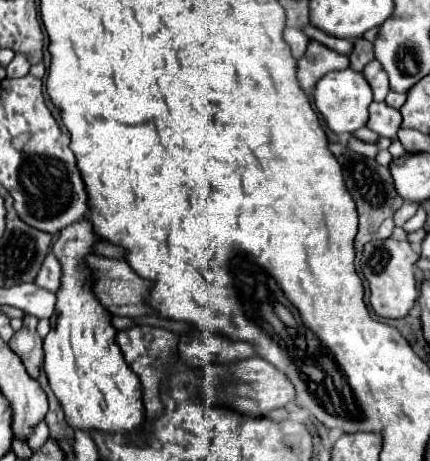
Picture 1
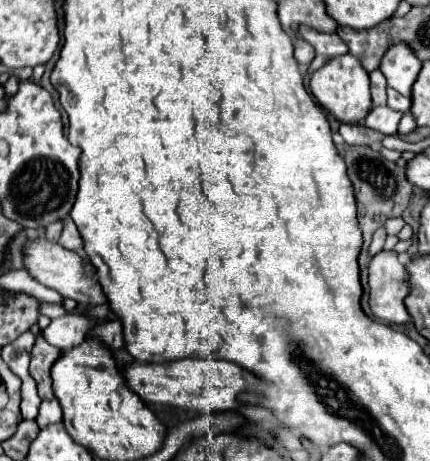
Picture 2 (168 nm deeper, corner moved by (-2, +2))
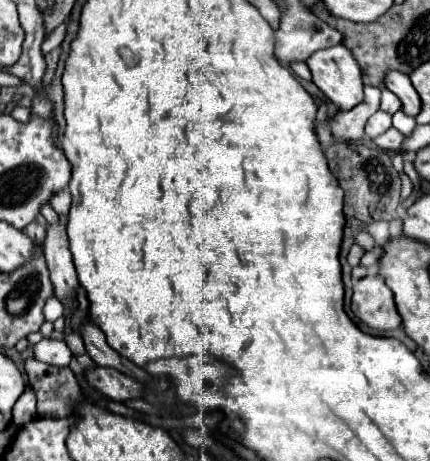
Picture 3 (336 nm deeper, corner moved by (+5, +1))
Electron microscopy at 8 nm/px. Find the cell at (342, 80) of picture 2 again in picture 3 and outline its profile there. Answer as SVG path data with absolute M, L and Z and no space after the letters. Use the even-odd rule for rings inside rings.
M343 44L315 52L307 64L315 86L319 86L337 108L353 108L363 100L361 68Z

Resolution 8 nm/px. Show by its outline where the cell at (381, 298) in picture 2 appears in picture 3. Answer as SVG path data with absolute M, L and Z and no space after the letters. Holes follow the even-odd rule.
M365 276L353 286L351 310L373 330L395 330L401 324L393 292L385 286L381 276Z

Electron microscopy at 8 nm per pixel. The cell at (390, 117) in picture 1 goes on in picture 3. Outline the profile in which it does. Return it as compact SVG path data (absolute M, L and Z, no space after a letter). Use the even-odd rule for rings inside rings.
M377 110L369 120L367 120L367 126L365 126L365 134L369 138L375 138L379 136L381 132L389 130L391 128L391 114L385 114L381 110Z

